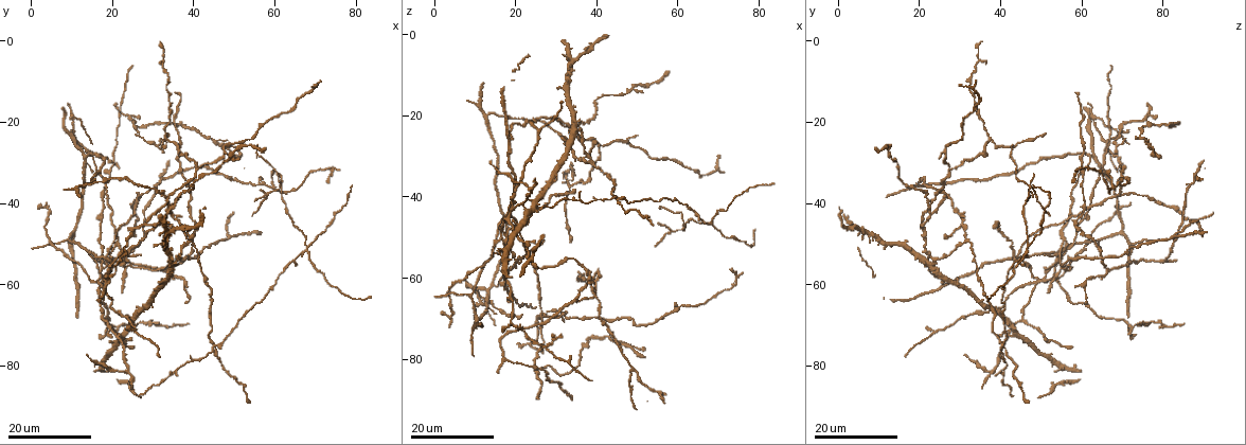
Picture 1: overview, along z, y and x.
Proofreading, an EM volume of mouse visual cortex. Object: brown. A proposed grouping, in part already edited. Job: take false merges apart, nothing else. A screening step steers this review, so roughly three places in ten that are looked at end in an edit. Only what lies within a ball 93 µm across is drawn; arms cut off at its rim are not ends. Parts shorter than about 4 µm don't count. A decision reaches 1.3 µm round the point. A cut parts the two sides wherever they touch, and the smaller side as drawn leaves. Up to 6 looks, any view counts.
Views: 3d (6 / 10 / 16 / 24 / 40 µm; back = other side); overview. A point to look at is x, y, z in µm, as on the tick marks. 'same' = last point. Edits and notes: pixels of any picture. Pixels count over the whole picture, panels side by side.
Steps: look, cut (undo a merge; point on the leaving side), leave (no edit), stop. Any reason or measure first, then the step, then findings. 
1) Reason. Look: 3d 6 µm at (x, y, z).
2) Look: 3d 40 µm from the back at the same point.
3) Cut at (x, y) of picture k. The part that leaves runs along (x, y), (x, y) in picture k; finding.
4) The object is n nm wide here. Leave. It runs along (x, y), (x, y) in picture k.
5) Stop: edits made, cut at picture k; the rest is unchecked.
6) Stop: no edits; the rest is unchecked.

Four-way junction. Look: 3d 24 µm at (19.0, 53.0, 44.5).

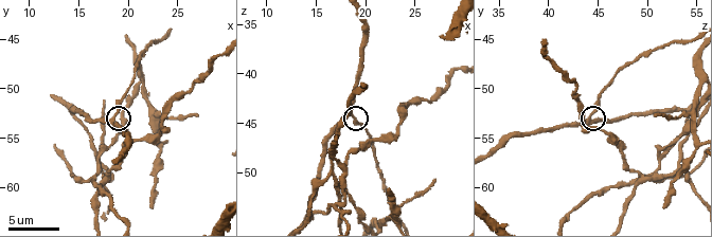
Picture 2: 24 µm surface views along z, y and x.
Look: 3d 10 µm at (18.6, 52.8, 44.2).

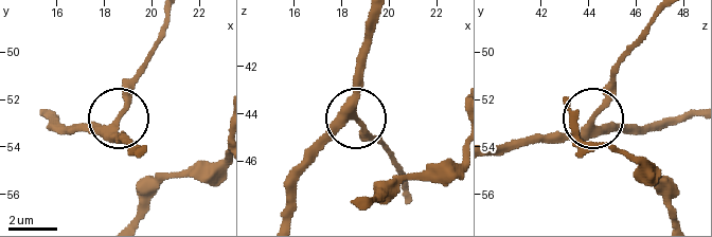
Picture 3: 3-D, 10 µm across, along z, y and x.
The side arm is 102 µm long. Leave. It runs along (279, 217), (297, 175), (345, 126), (357, 120), (374, 142) in picture 3; all the same cell.

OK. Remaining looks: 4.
Three arms meet. Look: 3d 24 µm at (44.0, 71.5, 38.0).

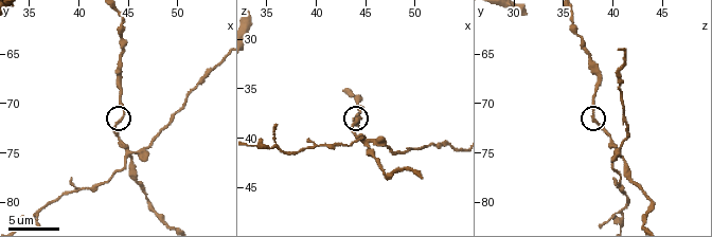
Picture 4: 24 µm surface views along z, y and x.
Look: 3d 10 µm at (44.4, 70.8, 38.0).

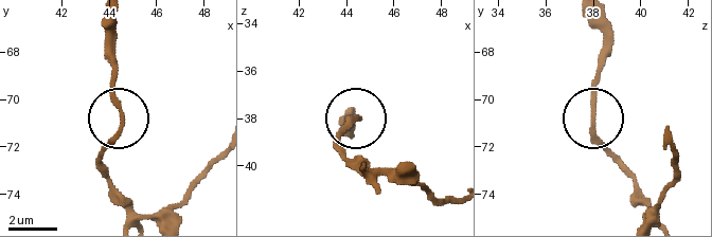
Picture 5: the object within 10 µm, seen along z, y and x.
The object is 150 nm wide here. Leave. It runs along (590, 20), (602, 39), (590, 124), (619, 158) in picture 5; one cell here.

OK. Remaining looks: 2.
A fork. Look: 3d 10 µm at (22.6, 52.6, 54.4).

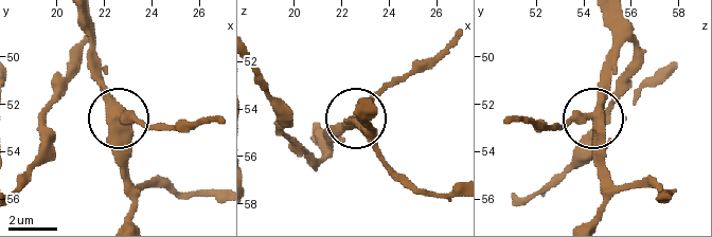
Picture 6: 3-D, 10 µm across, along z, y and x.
The object is 450 nm wide here. Leave. It runs along (79, 21), (110, 112), (163, 124) in picture 6; one cell here.

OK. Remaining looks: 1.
Stop: no edits; the rest is unchecked.

